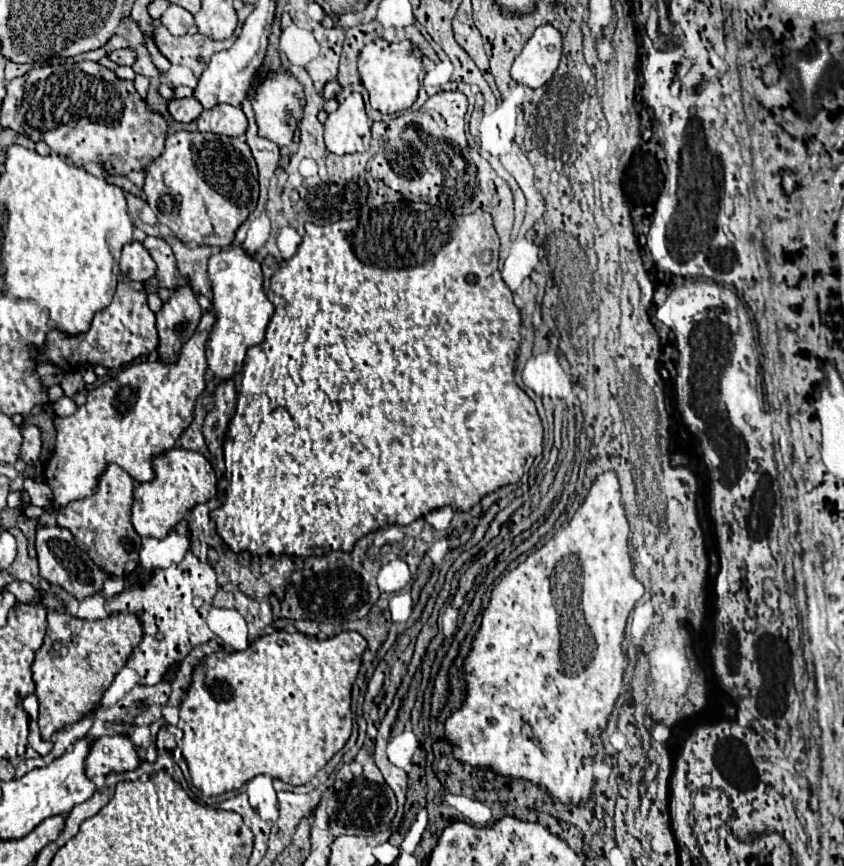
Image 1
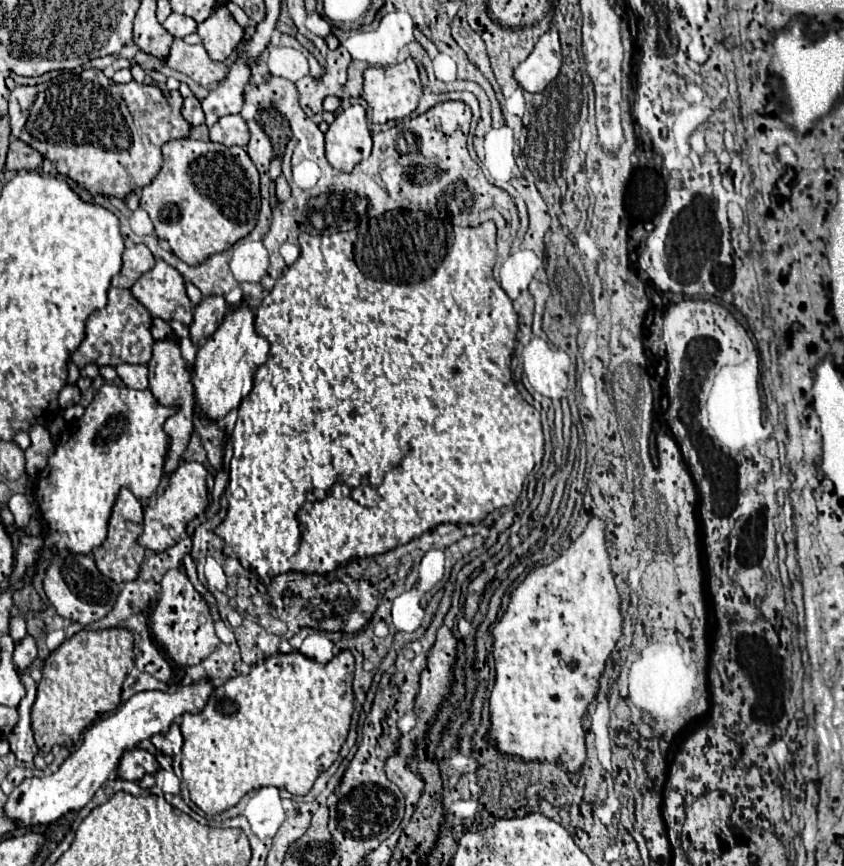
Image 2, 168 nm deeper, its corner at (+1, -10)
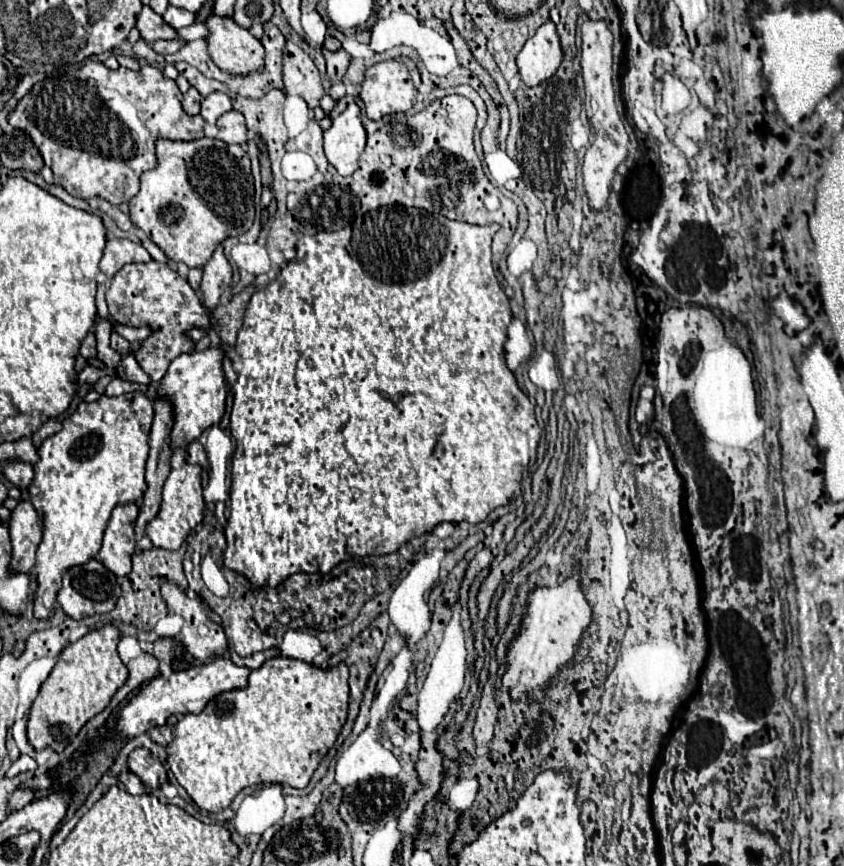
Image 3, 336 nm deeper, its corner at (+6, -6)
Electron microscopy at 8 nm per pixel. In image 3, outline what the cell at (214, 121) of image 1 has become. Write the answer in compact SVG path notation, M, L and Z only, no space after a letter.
M229 111L225 115L221 115L221 119L217 121L219 133L217 139L225 141L225 143L239 143L243 145L247 141L247 127L245 127L245 119L239 111Z

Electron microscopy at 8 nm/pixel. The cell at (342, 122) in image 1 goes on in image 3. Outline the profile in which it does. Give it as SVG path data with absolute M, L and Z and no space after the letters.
M357 103L347 105L347 109L333 119L333 125L323 133L323 137L327 161L339 171L339 175L351 175L357 169L367 139Z

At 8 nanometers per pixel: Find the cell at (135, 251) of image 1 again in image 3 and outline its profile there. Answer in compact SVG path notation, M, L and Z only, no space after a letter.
M109 239L99 269L107 277L113 277L127 263L149 263L149 261L151 255L141 243L133 243L129 239Z

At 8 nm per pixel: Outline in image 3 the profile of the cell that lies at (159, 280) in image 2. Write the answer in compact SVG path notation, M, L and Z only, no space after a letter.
M131 263L125 265L111 281L111 289L107 291L107 305L111 317L121 325L143 327L151 325L153 335L135 351L135 357L141 369L151 377L153 383L159 383L165 375L169 363L185 353L193 351L193 341L185 337L185 333L193 327L209 327L209 315L201 305L195 291L189 287L187 279L183 279L177 271L173 271L167 263Z

